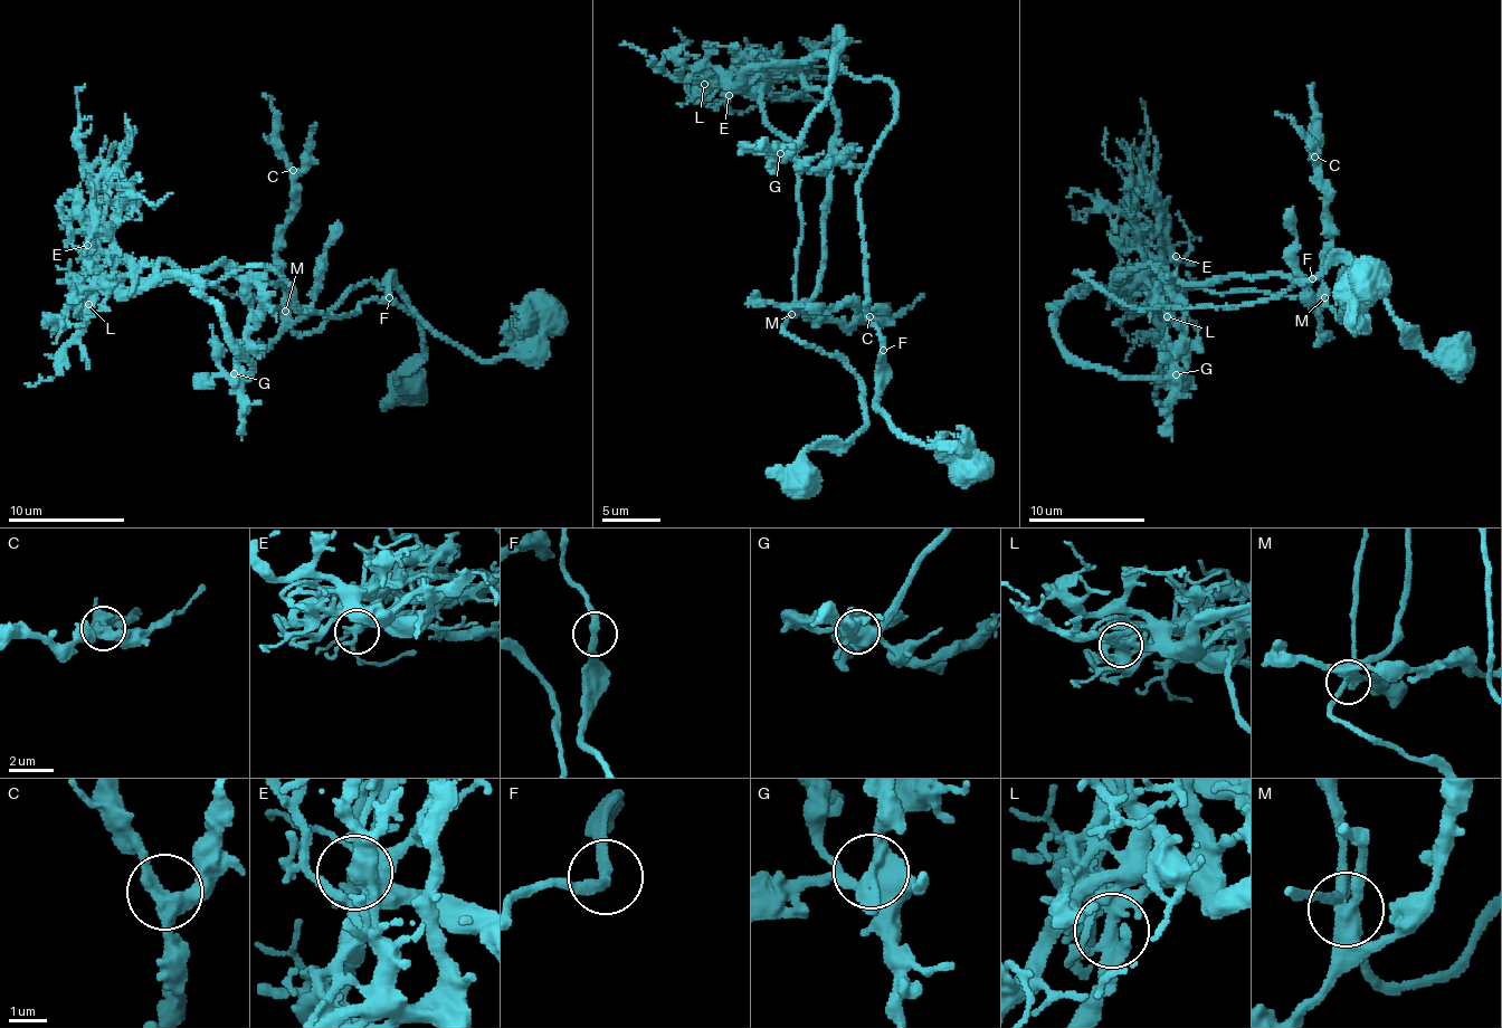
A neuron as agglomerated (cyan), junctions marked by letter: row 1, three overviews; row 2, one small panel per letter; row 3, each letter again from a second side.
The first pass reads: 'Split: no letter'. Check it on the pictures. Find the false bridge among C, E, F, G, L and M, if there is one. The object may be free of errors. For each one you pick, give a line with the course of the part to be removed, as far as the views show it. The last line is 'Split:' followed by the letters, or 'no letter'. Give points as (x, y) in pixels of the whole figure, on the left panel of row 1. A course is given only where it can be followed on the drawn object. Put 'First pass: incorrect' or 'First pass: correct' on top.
First pass: incorrect
L: (88, 305), (77, 278), (105, 255), (285, 307), (296, 332), (368, 281), (417, 321), (412, 393)
Split: L

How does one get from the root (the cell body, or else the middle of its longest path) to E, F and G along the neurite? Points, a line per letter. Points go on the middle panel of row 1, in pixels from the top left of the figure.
E: (971, 467), (897, 437), (876, 407), (858, 182), (895, 93), (826, 56), (729, 95)
F: (971, 467), (941, 446), (921, 446), (893, 432), (875, 401), (882, 349)
G: (971, 467), (897, 437), (876, 407), (858, 182), (897, 101), (846, 70), (840, 37), (826, 105), (780, 153)

